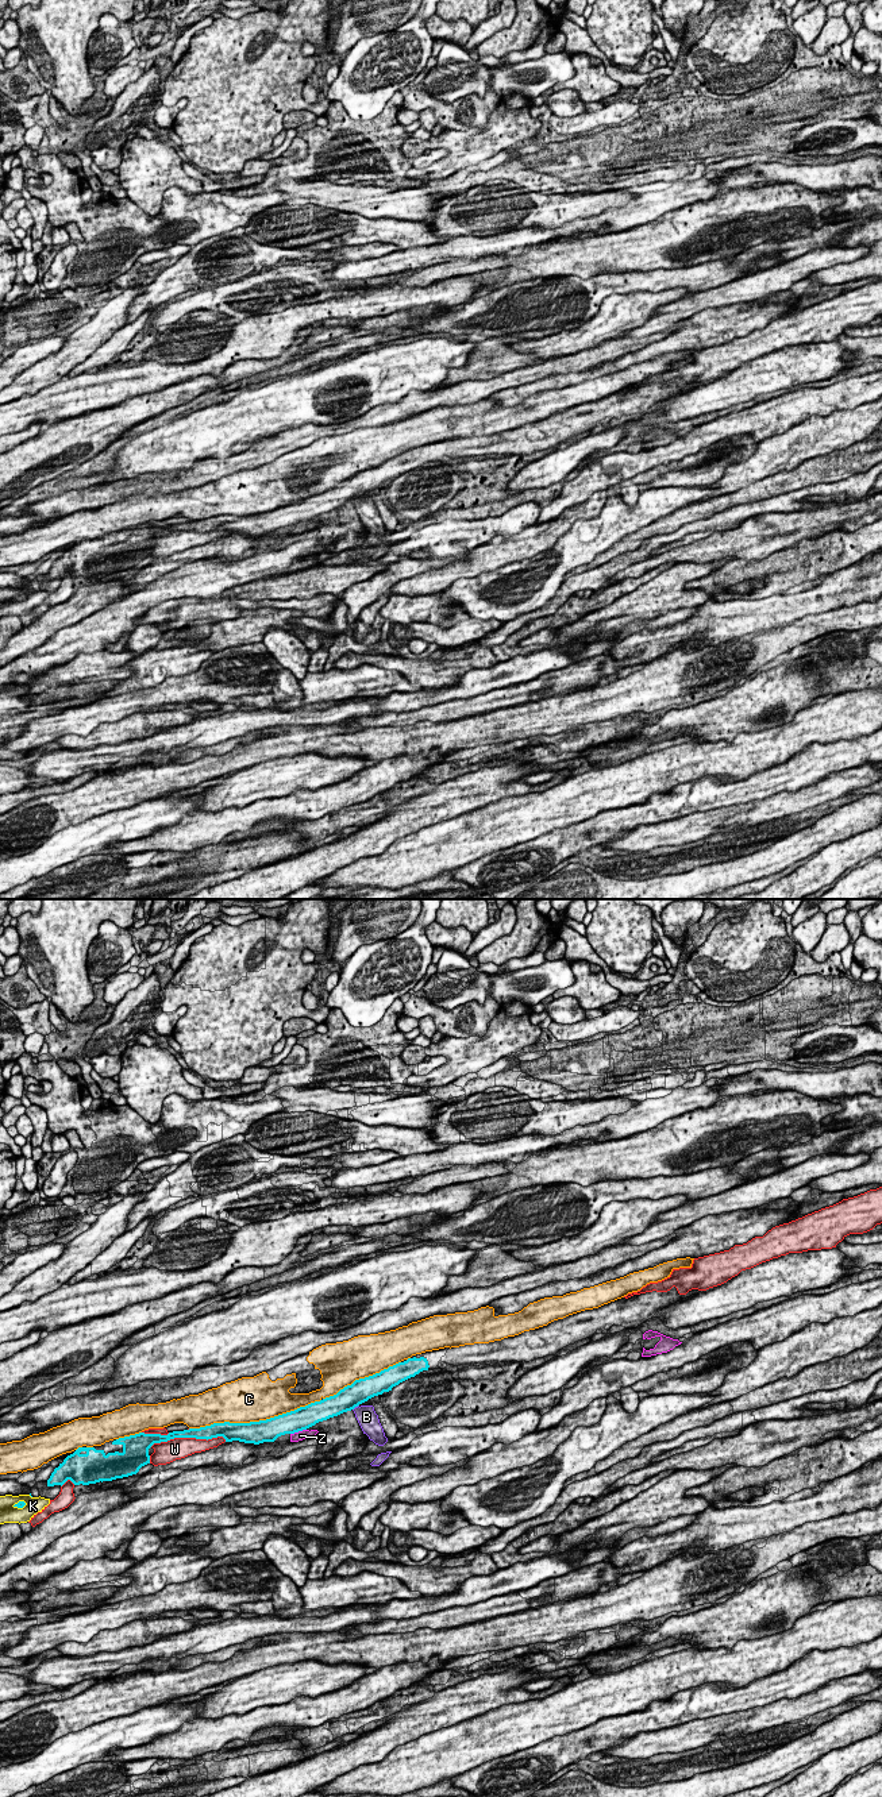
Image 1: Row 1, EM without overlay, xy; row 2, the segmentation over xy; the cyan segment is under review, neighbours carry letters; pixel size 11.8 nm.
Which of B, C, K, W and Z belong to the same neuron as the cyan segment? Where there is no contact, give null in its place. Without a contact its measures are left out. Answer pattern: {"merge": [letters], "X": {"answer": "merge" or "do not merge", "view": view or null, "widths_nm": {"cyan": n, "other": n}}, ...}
{"merge": [], "B": {"answer": "do not merge", "view": "xy", "widths_nm": {"cyan": 280, "other": 240}}, "C": {"answer": "do not merge", "view": "xy", "widths_nm": {"cyan": 280, "other": 480}}, "K": {"answer": "do not merge", "view": "xy", "widths_nm": {"cyan": 90, "other": 220}}, "W": {"answer": "do not merge", "view": "xy", "widths_nm": {"cyan": 160, "other": 260}}, "Z": {"answer": "do not merge", "view": "xy", "widths_nm": {"cyan": 280, "other": 120}}}

